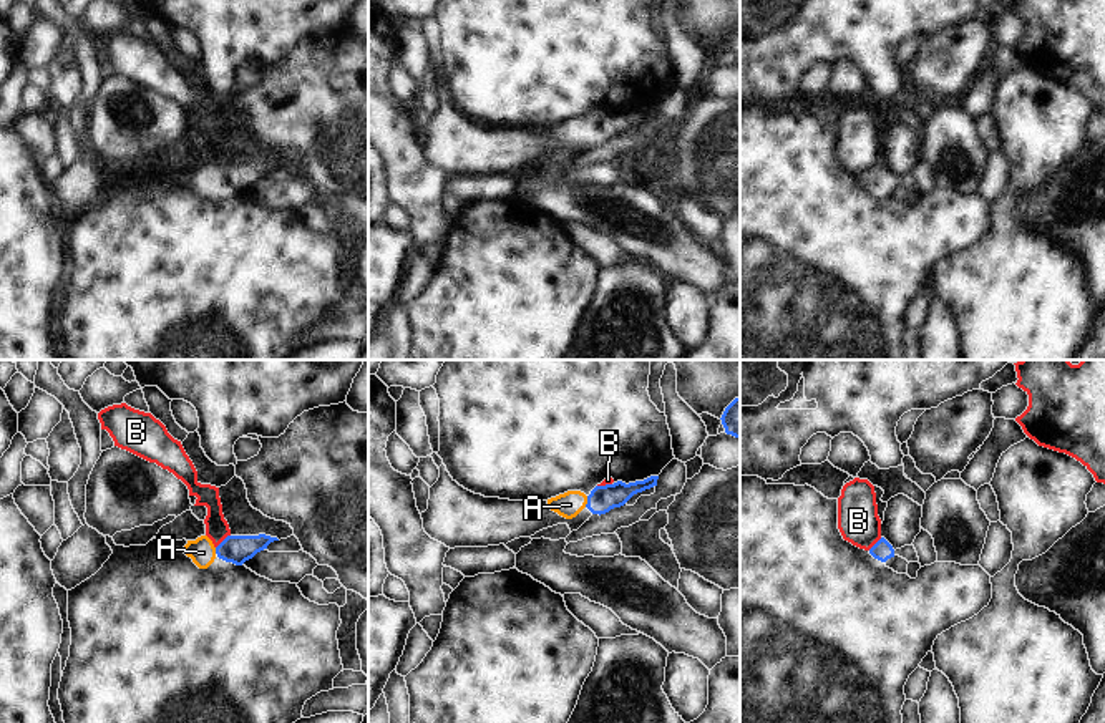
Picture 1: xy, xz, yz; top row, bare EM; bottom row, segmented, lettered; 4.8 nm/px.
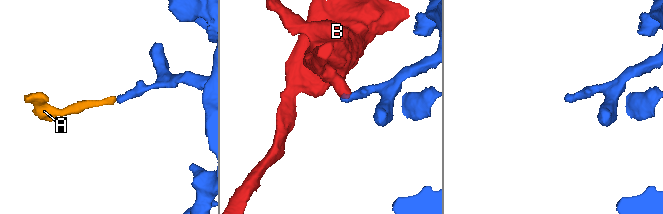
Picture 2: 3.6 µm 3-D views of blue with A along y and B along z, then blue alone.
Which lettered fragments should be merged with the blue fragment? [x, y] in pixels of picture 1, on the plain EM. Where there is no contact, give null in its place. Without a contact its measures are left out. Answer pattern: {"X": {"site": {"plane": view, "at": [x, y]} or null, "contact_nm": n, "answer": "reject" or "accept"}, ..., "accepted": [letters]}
{"A": {"site": {"plane": "xz", "at": [588, 130]}, "contact_nm": 60, "answer": "accept"}, "B": {"site": {"plane": "xy", "at": [223, 169]}, "contact_nm": 100, "answer": "reject"}, "accepted": ["A"]}

